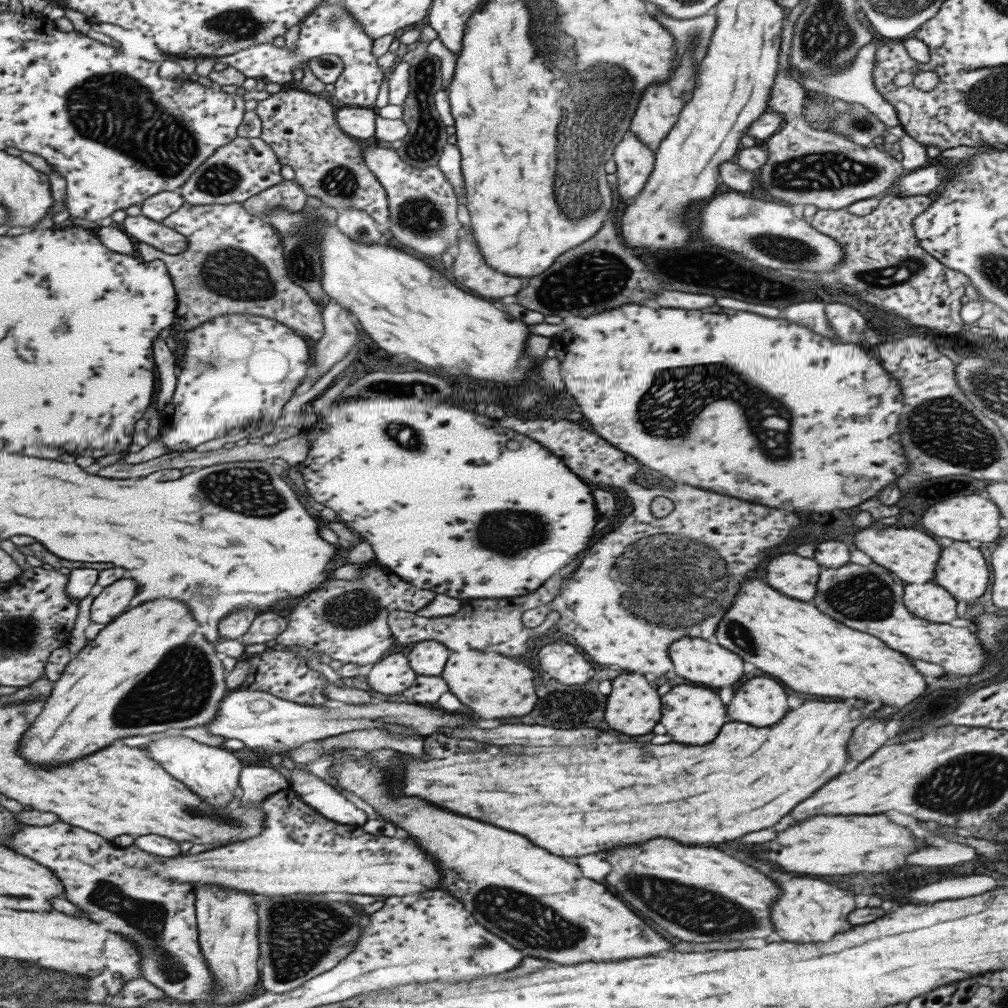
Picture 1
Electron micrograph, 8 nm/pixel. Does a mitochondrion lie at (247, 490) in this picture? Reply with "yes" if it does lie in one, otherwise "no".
yes

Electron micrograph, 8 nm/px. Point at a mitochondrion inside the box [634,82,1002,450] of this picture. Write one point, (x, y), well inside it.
(823, 171)

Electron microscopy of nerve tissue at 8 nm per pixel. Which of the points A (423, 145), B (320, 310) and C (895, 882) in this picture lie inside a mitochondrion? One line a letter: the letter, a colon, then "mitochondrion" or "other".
A: mitochondrion
B: other
C: other

